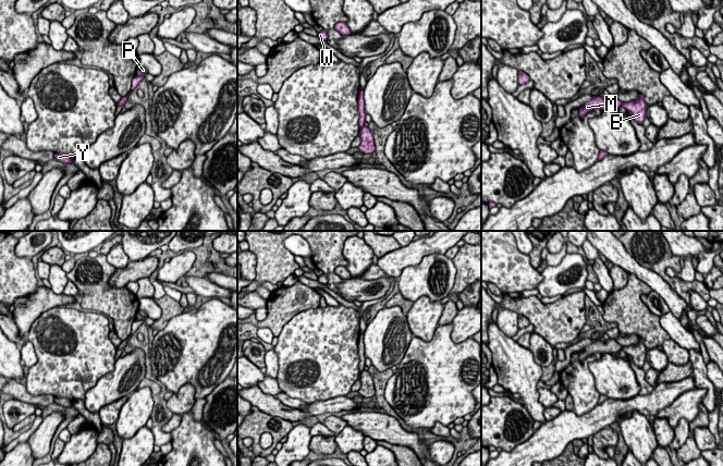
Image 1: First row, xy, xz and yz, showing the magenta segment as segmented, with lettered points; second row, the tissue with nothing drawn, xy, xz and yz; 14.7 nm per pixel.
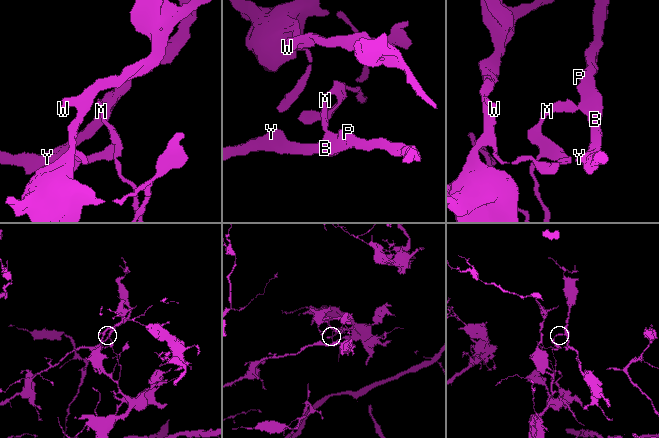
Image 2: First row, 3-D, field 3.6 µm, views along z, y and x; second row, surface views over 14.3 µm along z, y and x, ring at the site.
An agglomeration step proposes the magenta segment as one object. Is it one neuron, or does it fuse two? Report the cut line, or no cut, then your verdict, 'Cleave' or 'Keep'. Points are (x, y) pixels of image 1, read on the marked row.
Split along xz (363, 125), (360, 129). Cleave

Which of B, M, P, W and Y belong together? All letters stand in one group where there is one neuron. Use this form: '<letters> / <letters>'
B P Y / M W

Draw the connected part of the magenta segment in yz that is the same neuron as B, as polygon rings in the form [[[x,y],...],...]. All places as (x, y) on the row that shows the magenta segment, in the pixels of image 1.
[[[639,94],[636,101],[622,102],[622,106],[633,114],[636,122],[642,124],[647,111],[647,103],[642,94]]]

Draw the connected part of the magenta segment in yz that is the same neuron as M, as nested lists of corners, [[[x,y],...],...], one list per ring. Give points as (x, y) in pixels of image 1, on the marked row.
[[[609,95],[605,98],[602,97],[596,97],[591,99],[590,101],[586,102],[581,108],[579,108],[579,116],[583,119],[583,116],[593,110],[593,109],[616,109],[622,106],[622,102],[614,96]]]

